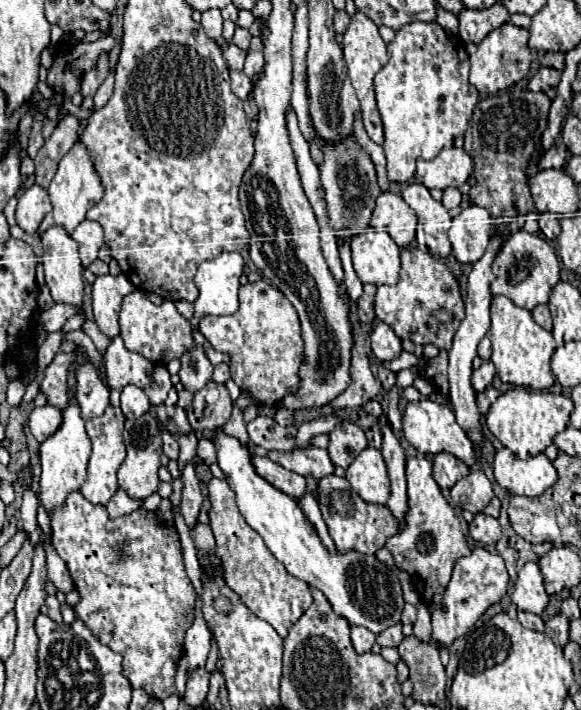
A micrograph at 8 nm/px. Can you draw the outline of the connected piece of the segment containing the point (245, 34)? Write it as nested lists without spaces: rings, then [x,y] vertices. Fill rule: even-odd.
[[[235,28],[235,34],[233,34],[233,44],[235,46],[239,46],[241,50],[247,50],[249,48],[249,40],[251,40],[251,34],[249,34],[249,30],[245,30],[245,28]]]

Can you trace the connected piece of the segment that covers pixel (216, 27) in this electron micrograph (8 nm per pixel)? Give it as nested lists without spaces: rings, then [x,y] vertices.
[[[207,10],[203,12],[203,18],[201,18],[201,26],[205,28],[207,36],[211,36],[211,40],[215,40],[215,44],[219,44],[221,48],[227,48],[229,42],[223,38],[223,18],[221,18],[221,12],[219,10]]]

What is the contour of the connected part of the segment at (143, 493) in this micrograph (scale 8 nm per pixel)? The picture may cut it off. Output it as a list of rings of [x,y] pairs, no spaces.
[[[147,412],[141,418],[135,420],[127,420],[125,422],[125,446],[127,446],[127,458],[121,464],[119,472],[117,472],[117,480],[119,480],[119,488],[123,488],[133,500],[145,500],[151,494],[157,492],[159,486],[159,456],[161,456],[161,432],[159,426],[155,422],[155,418]]]

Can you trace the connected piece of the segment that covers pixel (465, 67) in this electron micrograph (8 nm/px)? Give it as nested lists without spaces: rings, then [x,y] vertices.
[[[411,22],[395,32],[395,38],[387,44],[389,62],[375,74],[375,94],[377,106],[383,118],[385,142],[383,150],[387,156],[387,174],[393,182],[409,182],[415,174],[415,160],[433,160],[441,148],[451,146],[451,142],[465,134],[467,124],[473,116],[475,104],[479,102],[477,88],[469,84],[469,54],[463,40],[445,32],[437,22],[423,24]]]

